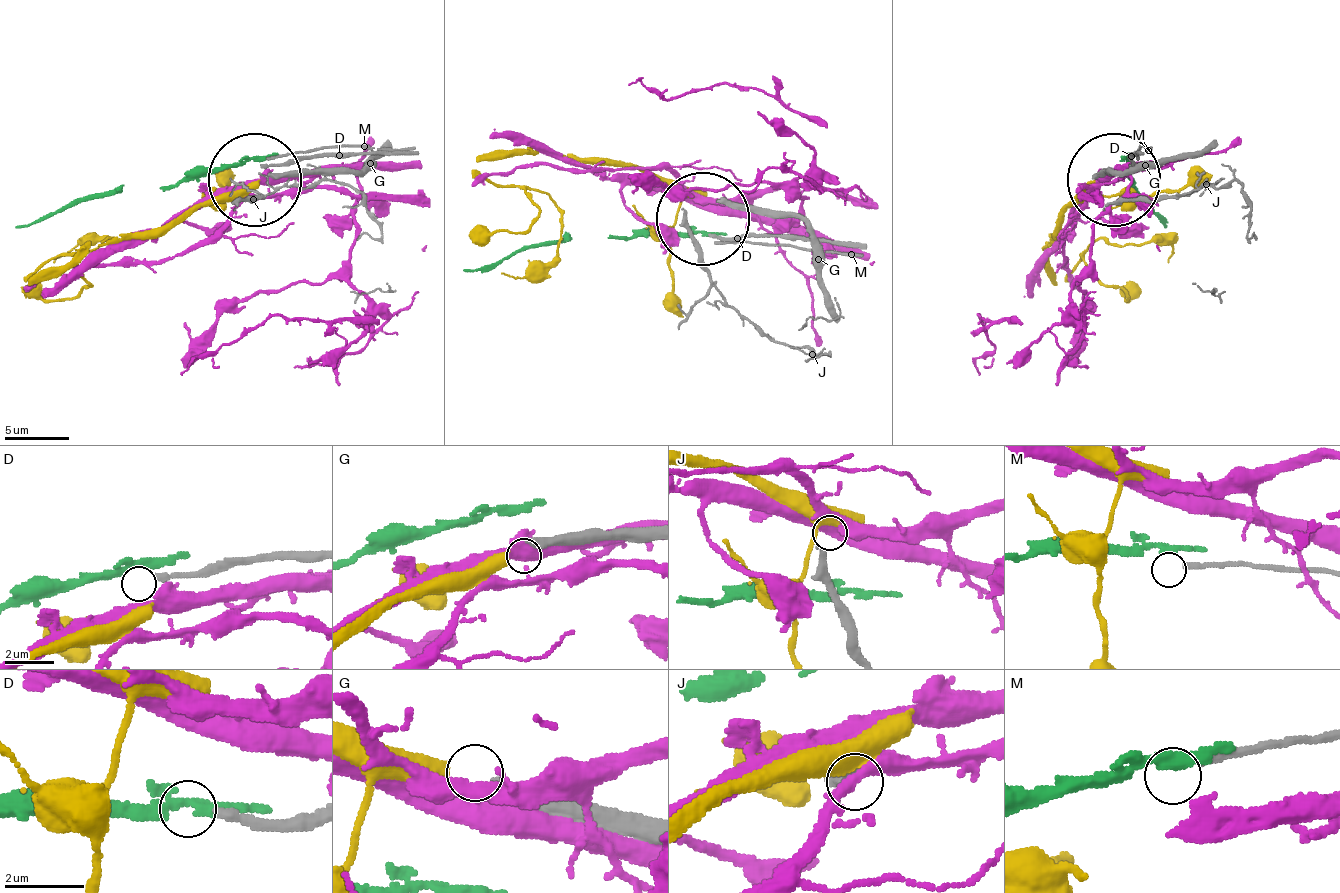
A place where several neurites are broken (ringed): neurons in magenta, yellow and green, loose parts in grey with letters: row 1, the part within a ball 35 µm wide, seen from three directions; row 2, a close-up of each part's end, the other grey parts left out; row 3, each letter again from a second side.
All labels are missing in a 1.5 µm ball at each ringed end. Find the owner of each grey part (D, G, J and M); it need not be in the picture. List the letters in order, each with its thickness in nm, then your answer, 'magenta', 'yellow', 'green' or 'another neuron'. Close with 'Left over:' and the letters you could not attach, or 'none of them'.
D: 240 nm thick; another neuron
G: 440 nm thick; yellow
J: 280 nm thick; magenta
M: 220 nm thick; another neuron
Left over: D, M

